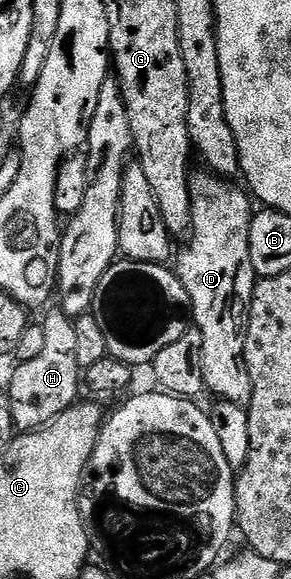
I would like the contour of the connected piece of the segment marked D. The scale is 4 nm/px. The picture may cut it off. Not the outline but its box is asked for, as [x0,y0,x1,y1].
[174,170,258,404]

